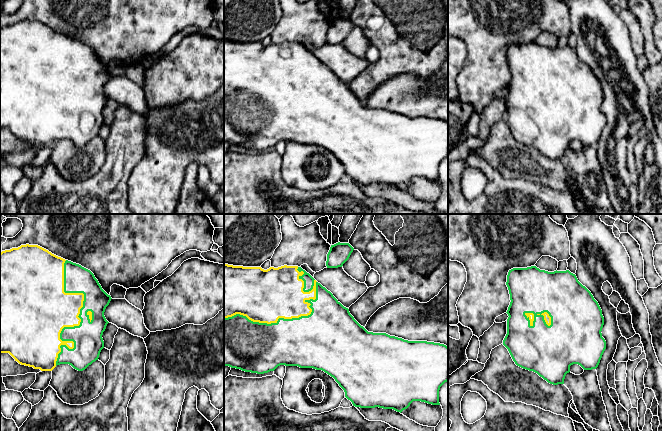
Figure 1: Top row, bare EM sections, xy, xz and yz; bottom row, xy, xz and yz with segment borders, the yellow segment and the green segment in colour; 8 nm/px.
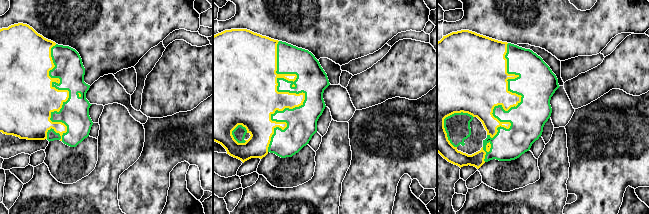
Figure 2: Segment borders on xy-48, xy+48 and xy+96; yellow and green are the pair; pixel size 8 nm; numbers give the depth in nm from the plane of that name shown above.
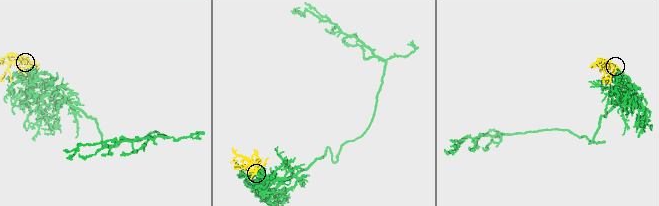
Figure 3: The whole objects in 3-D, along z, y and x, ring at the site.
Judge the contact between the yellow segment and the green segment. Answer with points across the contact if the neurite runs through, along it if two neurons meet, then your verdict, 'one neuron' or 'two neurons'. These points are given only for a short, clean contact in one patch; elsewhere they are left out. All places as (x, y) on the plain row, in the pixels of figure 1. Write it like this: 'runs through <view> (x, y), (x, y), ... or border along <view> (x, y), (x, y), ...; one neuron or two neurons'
one neuron

